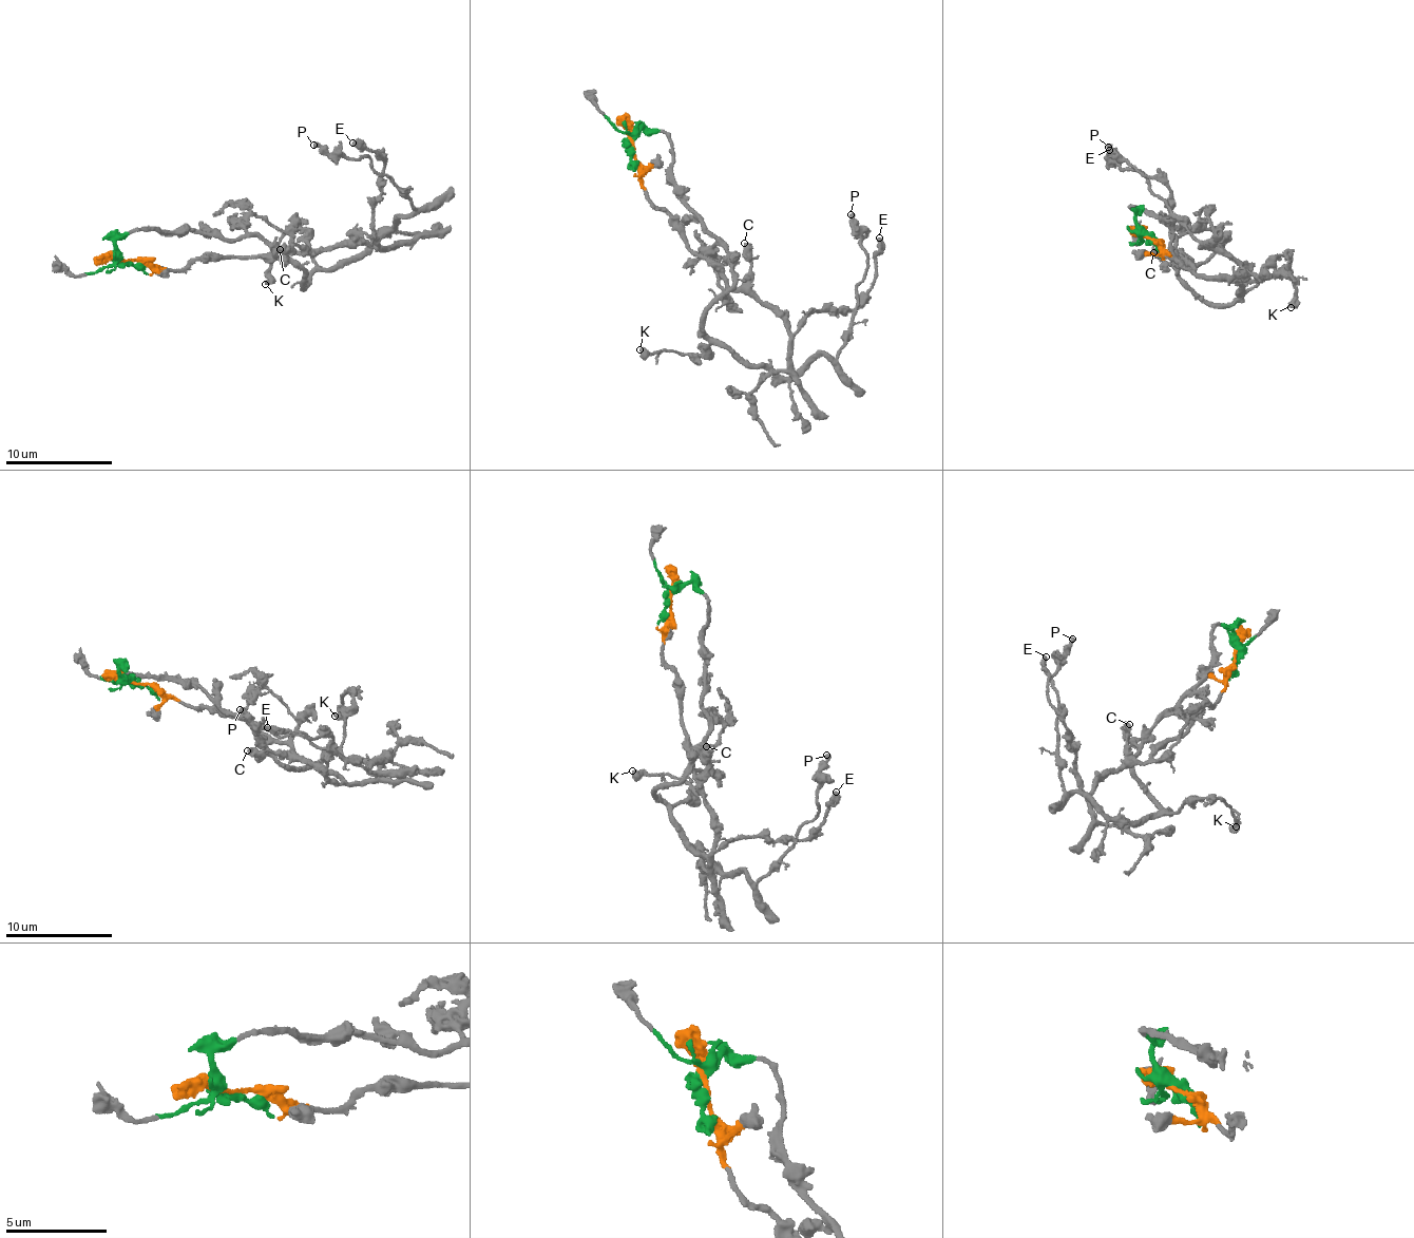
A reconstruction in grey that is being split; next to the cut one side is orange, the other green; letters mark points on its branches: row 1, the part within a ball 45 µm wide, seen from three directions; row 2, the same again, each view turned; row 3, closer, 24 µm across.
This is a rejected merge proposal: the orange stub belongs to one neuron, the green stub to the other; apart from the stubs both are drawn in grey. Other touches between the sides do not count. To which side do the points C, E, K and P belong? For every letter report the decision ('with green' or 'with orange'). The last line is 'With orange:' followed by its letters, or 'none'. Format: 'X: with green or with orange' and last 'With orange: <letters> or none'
C: with orange
E: with orange
K: with green
P: with green
With orange: C, E

